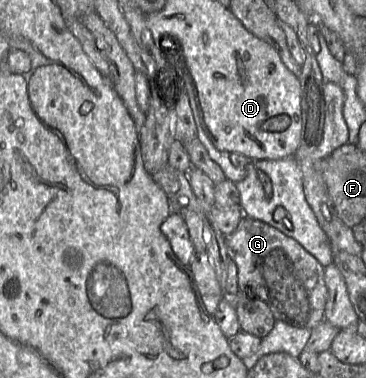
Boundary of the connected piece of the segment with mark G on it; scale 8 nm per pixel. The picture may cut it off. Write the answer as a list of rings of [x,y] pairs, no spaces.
[[[243,216],[236,230],[225,236],[228,256],[238,269],[240,290],[265,302],[275,320],[312,330],[324,318],[328,291],[324,267],[295,239],[260,220]]]

